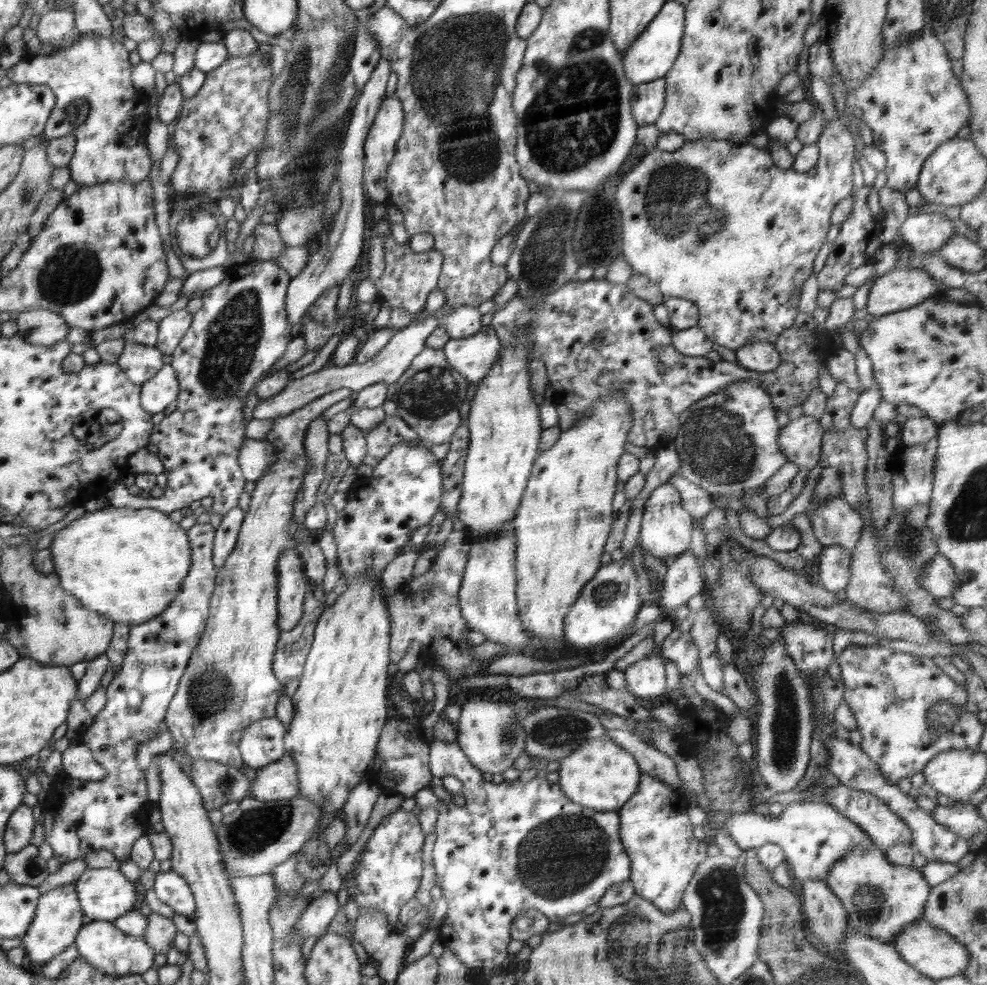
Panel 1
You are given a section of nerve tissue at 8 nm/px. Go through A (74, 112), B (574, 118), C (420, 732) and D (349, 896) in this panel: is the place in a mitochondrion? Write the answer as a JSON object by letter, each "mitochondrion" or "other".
{"A":"mitochondrion","B":"mitochondrion","C":"other","D":"other"}

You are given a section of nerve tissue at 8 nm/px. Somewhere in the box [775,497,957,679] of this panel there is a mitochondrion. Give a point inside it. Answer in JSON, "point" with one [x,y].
{"point":[908,539]}

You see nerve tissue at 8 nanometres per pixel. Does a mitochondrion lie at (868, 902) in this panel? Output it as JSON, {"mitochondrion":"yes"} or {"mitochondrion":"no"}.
{"mitochondrion":"yes"}

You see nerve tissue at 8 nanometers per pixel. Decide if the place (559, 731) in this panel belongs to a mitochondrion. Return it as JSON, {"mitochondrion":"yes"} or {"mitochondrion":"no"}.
{"mitochondrion":"yes"}

